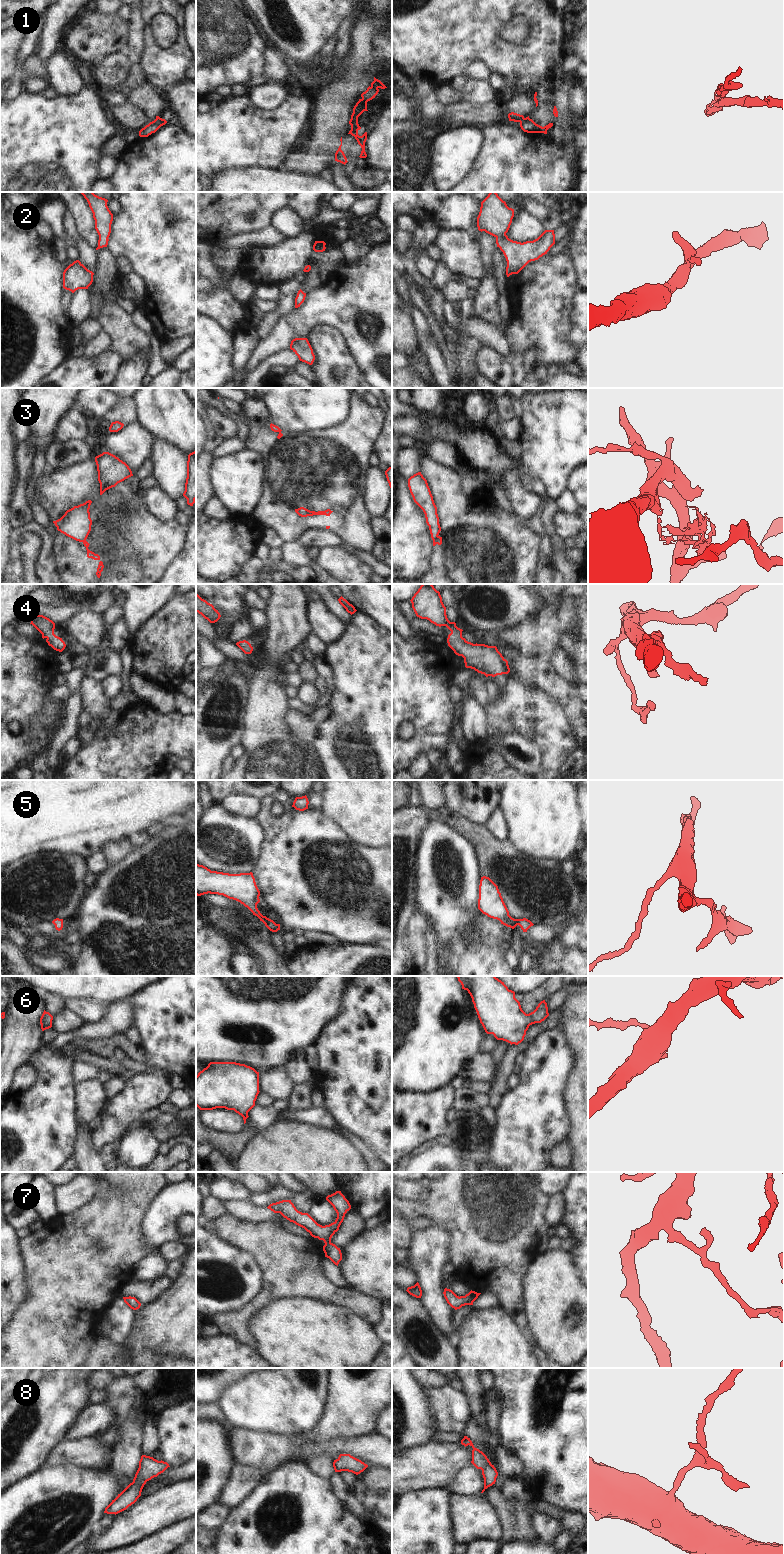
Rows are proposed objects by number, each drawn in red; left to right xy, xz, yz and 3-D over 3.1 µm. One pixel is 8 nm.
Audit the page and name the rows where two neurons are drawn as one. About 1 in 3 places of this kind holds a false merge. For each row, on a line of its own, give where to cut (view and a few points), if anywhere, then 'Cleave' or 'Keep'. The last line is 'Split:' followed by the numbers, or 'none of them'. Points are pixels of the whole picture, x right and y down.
1: Split along xz (357, 123), (351, 126). Cleave
2: No split. Keep
3: Split along yz (438, 536), (433, 541). Cleave
4: No split. Keep
5: No split. Keep
6: No split. Keep
7: No split. Keep
8: No split. Keep
Split: 1, 3.

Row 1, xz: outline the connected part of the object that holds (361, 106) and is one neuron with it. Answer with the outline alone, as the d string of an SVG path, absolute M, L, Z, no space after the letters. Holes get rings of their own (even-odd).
M374 77L374 81L371 83L371 85L367 88L365 92L361 94L361 99L356 103L356 105L353 108L353 113L351 115L351 119L349 121L349 124L351 126L355 126L358 124L358 117L367 110L367 102L375 98L375 96L378 94L379 89L385 89L387 88L380 80L376 79Z

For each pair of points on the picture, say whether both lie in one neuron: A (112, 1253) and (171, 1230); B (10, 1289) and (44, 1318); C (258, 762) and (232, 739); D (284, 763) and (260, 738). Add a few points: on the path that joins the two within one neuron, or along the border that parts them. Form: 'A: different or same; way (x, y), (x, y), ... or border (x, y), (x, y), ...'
A: different; border (140, 1217), (139, 1232), (141, 1238), (154, 1249)
B: different; border (24, 1276), (25, 1295), (10, 1316)
C: different; border (241, 740), (239, 744)
D: same; way (278, 757), (266, 744)

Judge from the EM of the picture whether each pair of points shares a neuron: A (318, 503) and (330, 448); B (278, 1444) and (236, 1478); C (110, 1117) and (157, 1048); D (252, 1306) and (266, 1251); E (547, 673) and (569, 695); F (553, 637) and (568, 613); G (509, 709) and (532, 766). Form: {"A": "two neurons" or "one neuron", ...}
{"A": "one neuron", "B": "two neurons", "C": "one neuron", "D": "one neuron", "E": "one neuron", "F": "one neuron", "G": "two neurons"}

